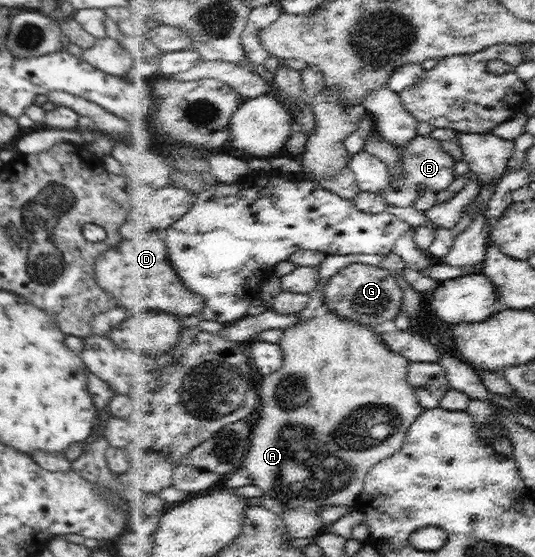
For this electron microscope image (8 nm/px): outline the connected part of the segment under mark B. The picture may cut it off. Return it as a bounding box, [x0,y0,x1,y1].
[383,135,457,210]

